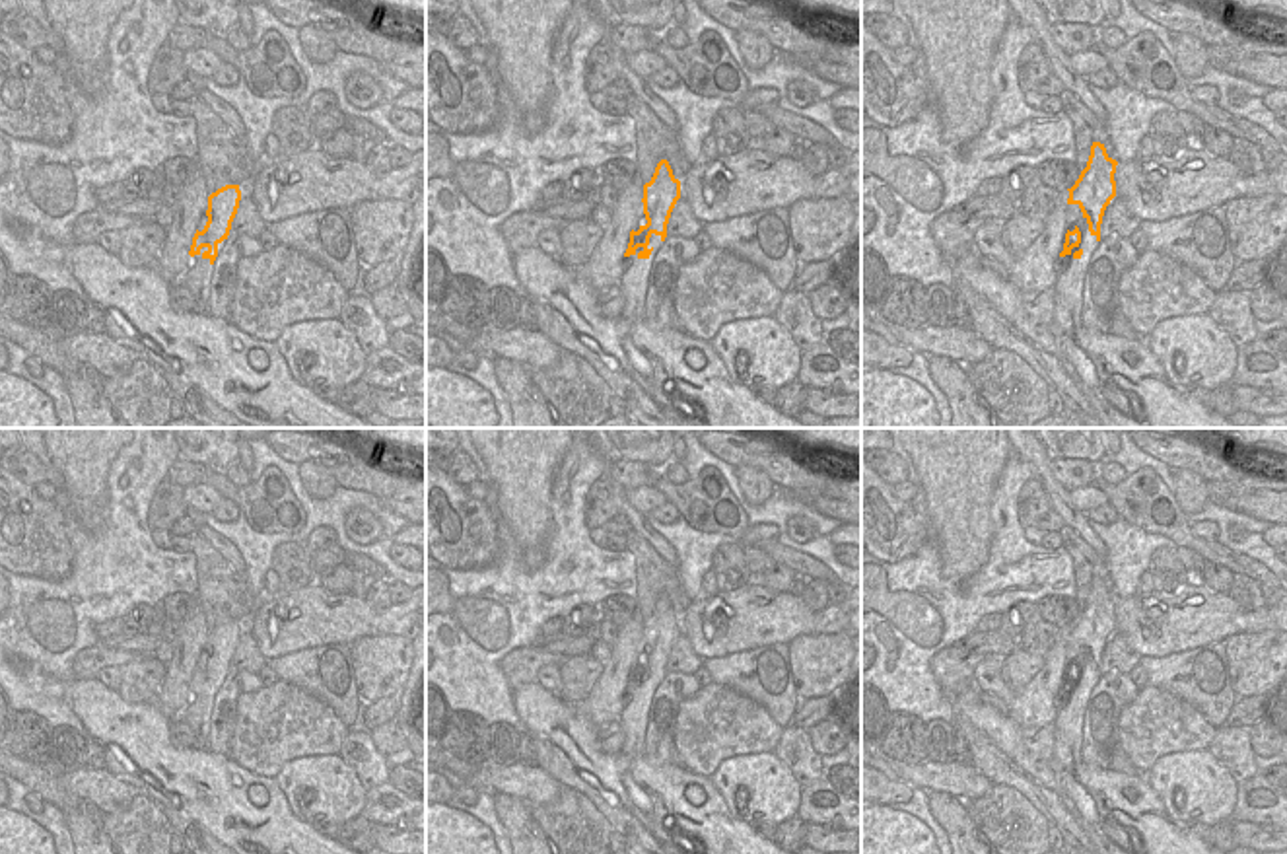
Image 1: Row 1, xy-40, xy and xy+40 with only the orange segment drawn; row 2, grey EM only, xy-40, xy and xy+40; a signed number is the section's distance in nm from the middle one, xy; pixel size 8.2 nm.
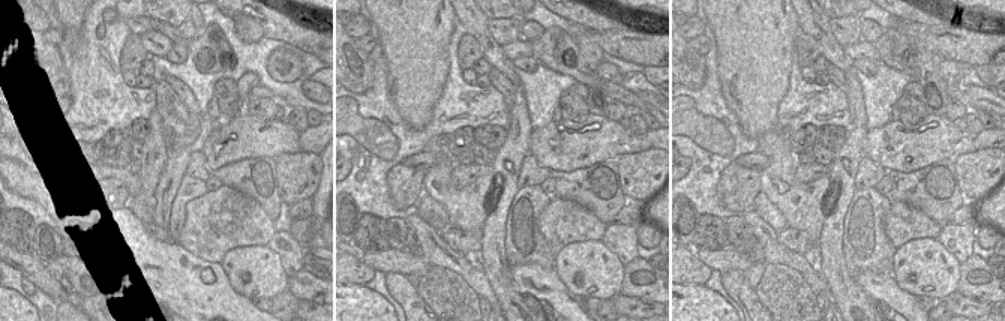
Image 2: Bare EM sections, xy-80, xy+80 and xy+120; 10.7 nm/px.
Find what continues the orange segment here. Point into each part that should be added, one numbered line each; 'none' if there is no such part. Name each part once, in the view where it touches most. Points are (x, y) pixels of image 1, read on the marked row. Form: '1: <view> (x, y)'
1: xy (632, 284)

